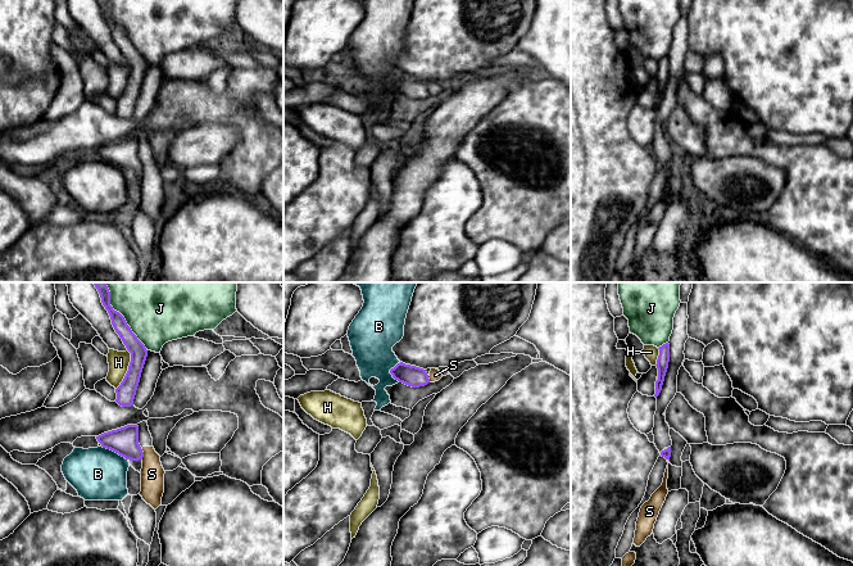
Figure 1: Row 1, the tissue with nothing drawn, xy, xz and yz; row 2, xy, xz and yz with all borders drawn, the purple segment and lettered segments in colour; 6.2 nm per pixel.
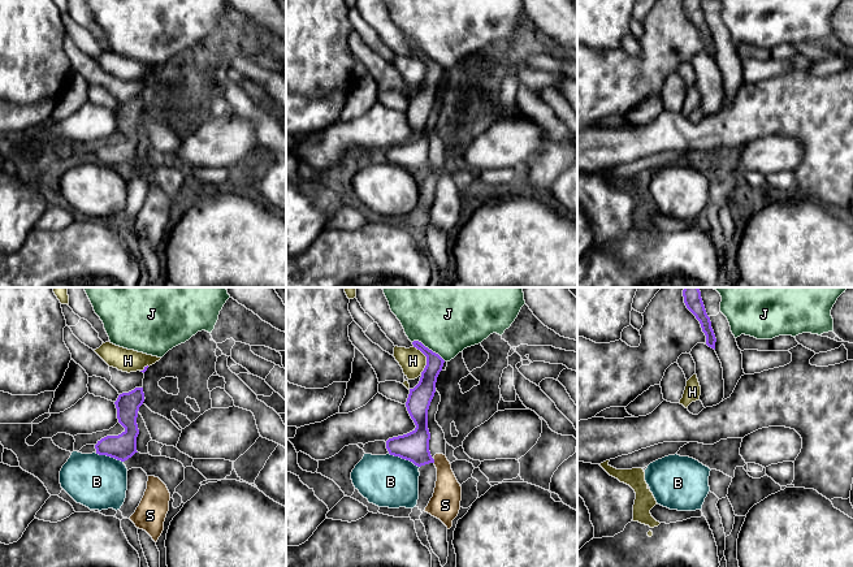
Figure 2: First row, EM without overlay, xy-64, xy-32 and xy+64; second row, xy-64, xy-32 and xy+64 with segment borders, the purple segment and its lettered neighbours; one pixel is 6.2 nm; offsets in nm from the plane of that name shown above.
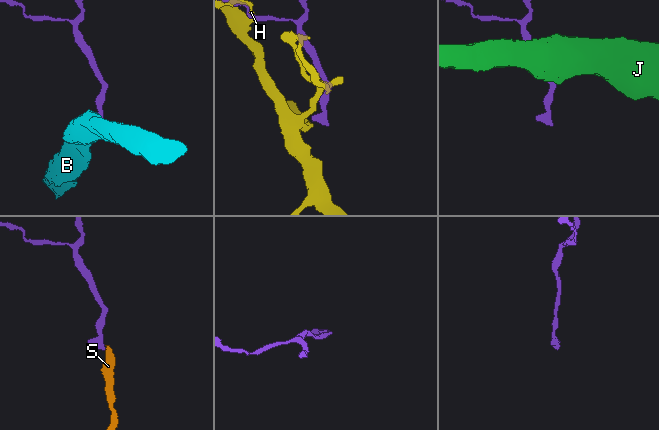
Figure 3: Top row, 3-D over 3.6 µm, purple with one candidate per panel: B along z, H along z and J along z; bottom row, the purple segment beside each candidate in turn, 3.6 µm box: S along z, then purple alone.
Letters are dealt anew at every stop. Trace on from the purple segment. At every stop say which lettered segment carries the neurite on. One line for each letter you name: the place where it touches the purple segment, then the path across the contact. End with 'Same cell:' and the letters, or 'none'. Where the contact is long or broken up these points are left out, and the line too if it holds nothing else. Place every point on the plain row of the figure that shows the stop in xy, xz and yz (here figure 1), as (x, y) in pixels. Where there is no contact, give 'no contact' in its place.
Same cell: none

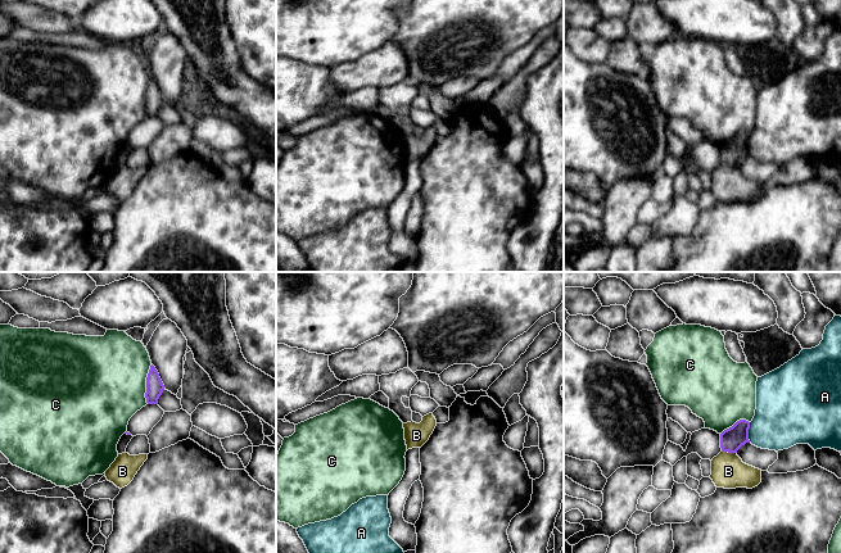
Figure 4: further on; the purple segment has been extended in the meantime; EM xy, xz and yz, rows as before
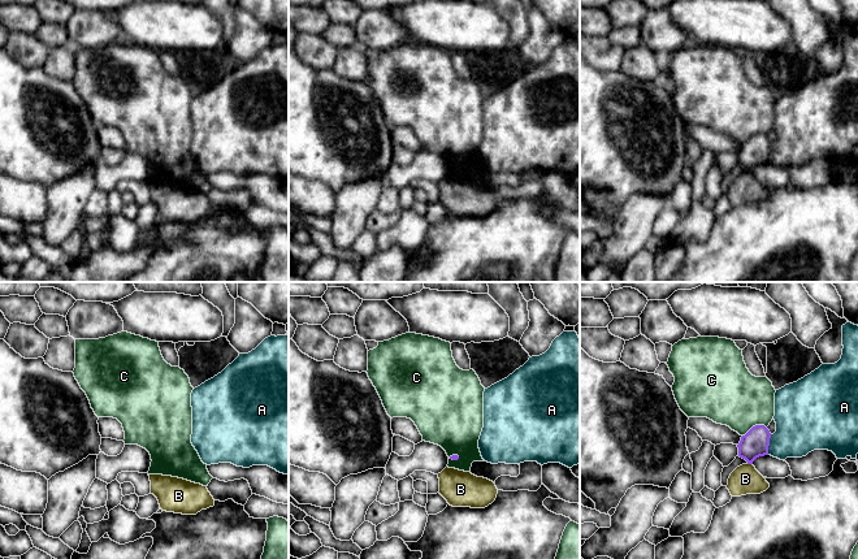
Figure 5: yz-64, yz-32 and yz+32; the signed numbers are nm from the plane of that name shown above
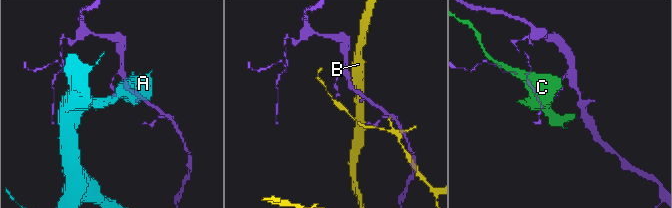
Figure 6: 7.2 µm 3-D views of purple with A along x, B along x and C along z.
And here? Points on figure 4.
Same cell: none

